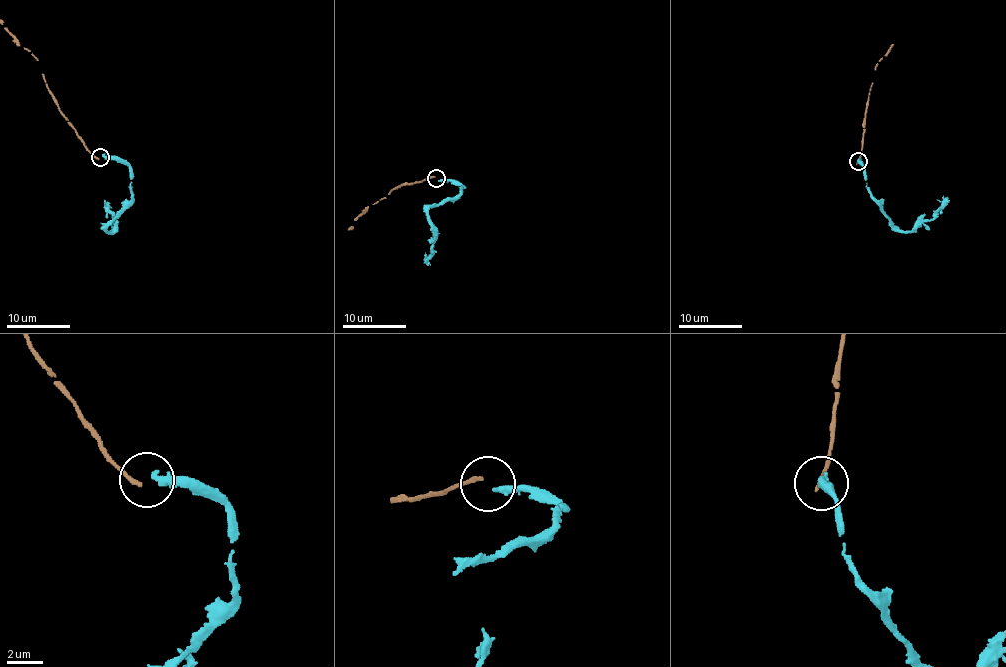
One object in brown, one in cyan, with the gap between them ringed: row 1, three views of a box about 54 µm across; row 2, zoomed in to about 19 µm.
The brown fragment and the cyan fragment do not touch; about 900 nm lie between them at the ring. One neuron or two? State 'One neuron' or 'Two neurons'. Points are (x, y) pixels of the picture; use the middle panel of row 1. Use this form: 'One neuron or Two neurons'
Two neurons

